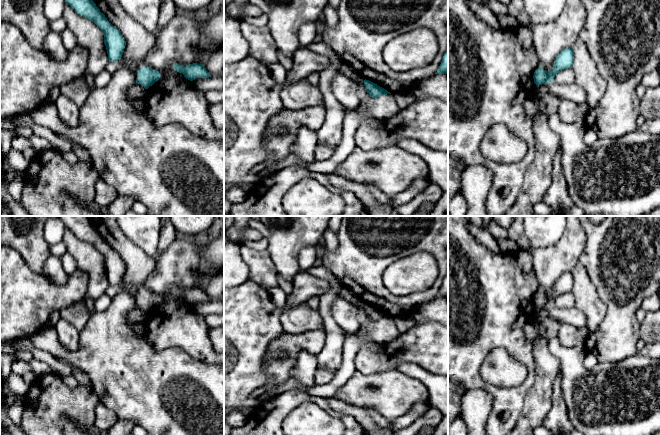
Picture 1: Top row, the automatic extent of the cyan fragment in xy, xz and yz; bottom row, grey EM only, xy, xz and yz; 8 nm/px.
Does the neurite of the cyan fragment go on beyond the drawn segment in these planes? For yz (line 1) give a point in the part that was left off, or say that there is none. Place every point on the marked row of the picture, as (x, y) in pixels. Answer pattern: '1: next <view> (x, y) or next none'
1: next none

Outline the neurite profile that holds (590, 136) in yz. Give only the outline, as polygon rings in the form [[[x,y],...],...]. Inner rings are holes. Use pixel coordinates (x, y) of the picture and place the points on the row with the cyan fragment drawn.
[[[586,129],[584,132],[584,143],[586,145],[593,144],[598,139],[597,134],[592,129]]]

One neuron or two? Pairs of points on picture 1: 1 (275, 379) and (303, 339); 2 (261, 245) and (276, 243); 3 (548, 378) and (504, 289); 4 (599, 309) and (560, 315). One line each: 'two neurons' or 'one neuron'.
1: one neuron
2: two neurons
3: two neurons
4: two neurons

